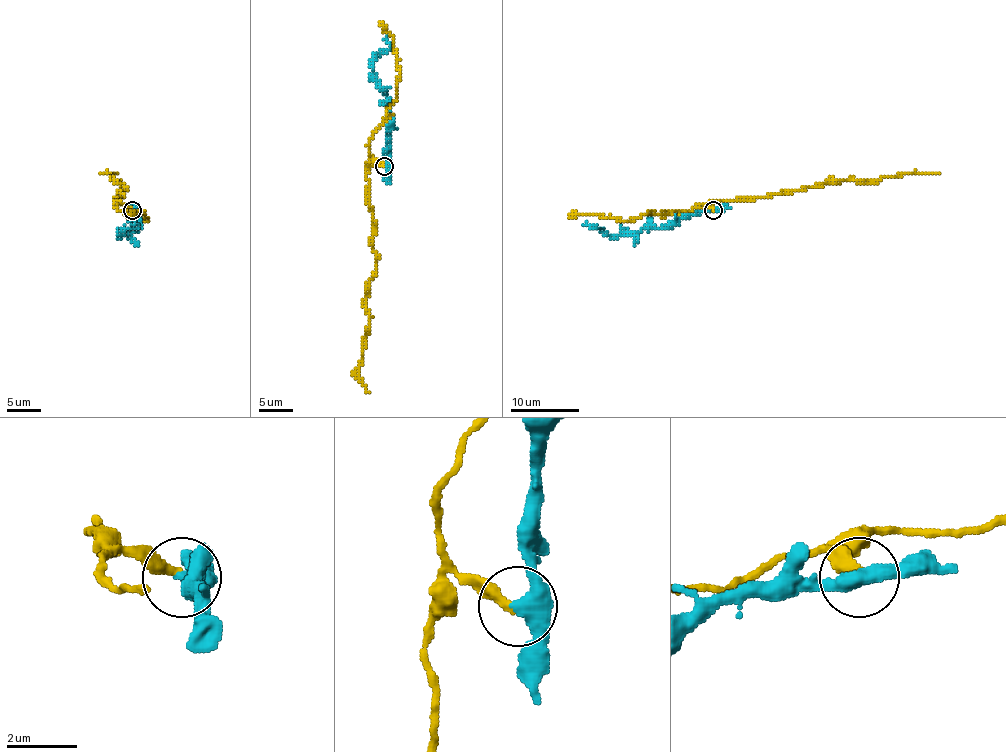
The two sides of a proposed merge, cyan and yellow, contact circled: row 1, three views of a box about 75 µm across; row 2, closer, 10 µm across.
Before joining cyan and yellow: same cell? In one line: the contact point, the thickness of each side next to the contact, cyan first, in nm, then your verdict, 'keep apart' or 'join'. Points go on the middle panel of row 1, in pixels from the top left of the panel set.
(384, 166) | 440/300 nm | keep apart

